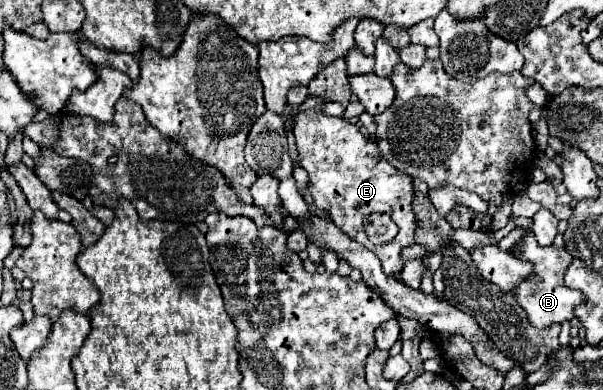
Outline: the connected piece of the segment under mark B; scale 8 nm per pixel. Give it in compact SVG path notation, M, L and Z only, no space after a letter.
M526 233L526 237L522 239L520 245L522 245L522 249L516 257L522 261L530 261L534 265L534 269L528 279L524 279L522 283L518 283L514 287L514 297L526 311L530 323L536 329L544 329L544 327L550 327L552 323L560 325L562 321L570 321L574 317L574 307L578 307L582 301L586 301L586 297L582 297L582 293L564 285L564 273L570 265L570 255L566 255L564 247L562 249L558 249L554 245L540 247L534 241L532 233Z

